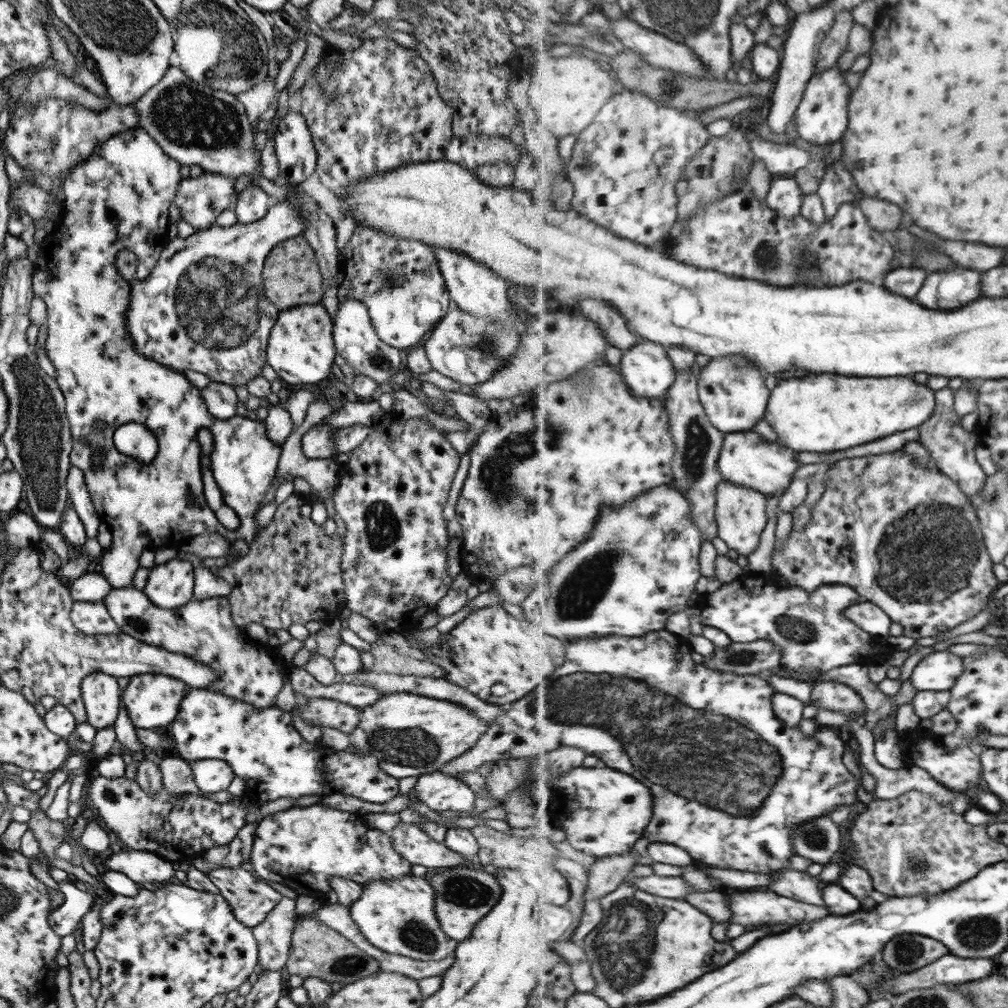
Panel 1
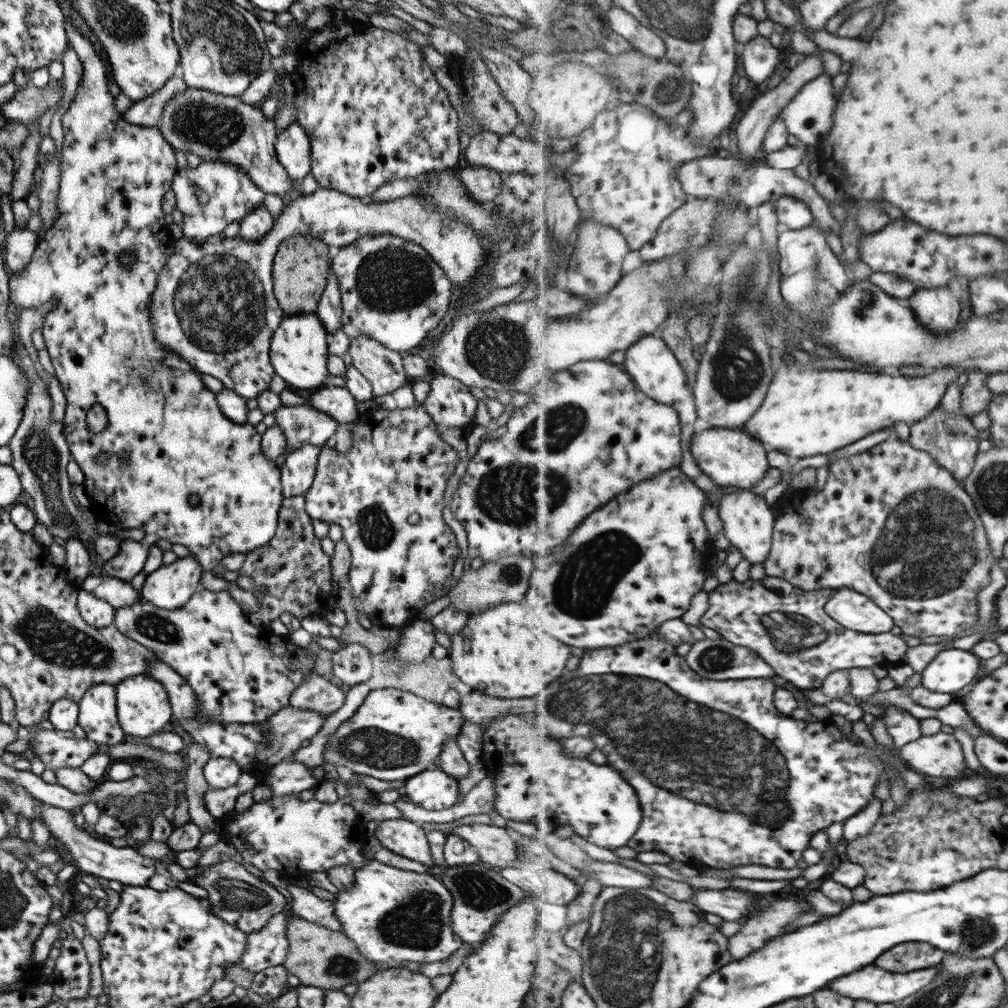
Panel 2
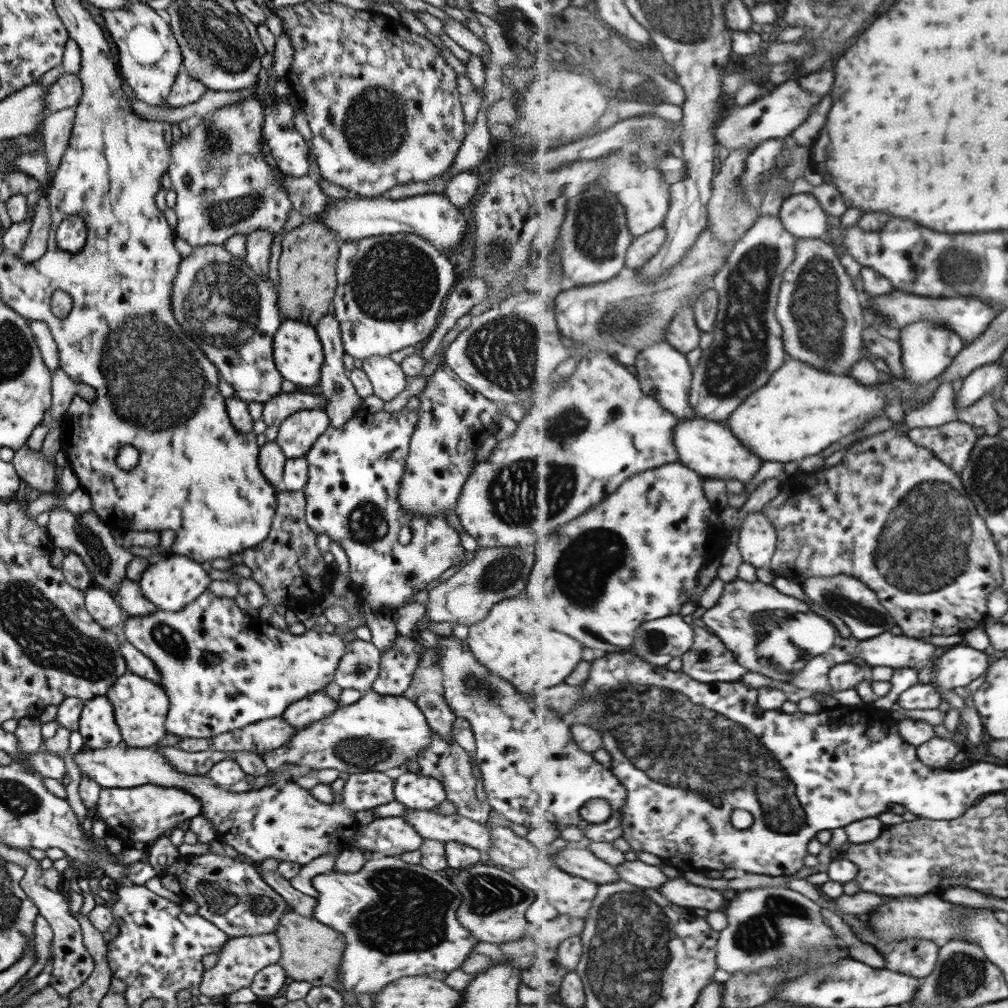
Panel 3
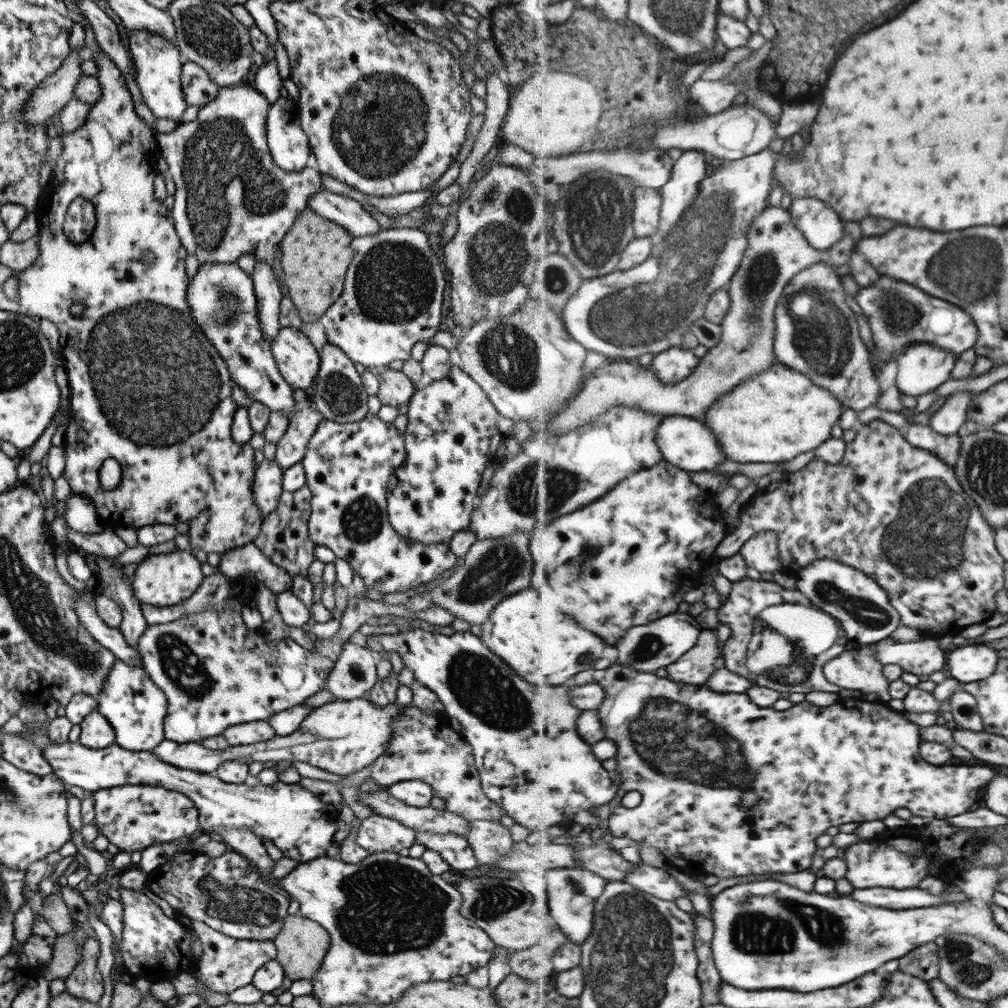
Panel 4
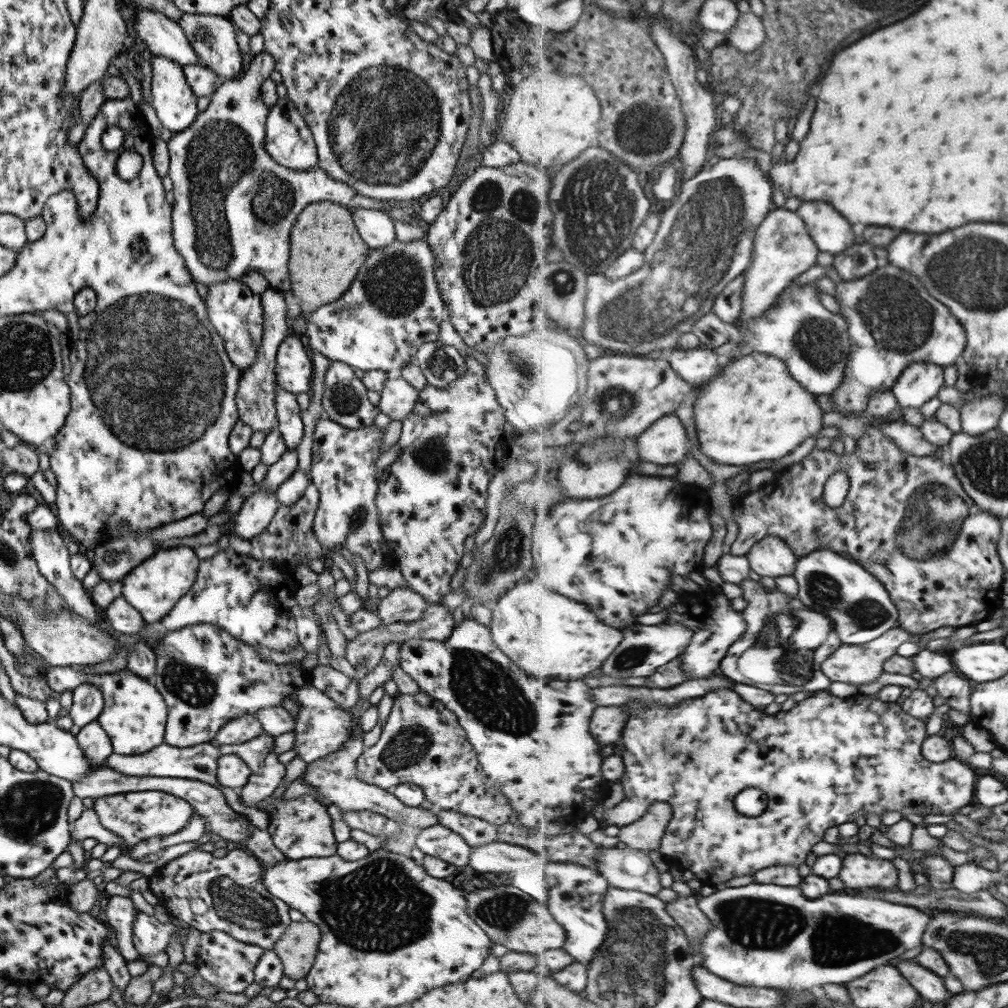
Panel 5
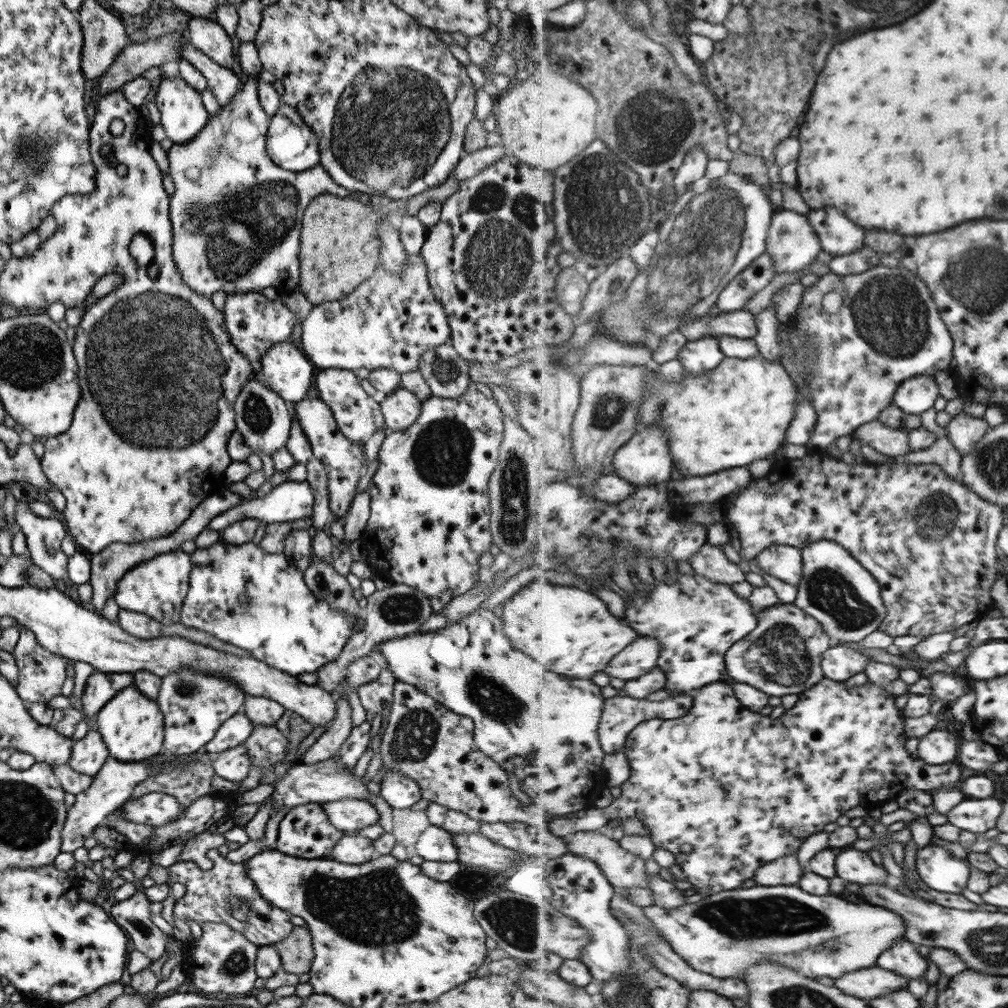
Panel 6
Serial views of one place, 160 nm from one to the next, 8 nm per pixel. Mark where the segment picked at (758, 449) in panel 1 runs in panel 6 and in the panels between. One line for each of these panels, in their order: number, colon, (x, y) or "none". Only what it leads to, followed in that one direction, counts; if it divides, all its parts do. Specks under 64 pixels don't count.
2: (730, 457)
3: (708, 447)
4: (684, 441)
5: (665, 442)
6: (646, 460)

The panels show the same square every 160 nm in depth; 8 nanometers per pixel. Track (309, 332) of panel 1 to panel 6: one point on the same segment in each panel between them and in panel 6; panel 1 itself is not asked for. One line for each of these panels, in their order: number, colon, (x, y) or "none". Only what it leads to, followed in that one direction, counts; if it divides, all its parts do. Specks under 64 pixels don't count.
2: (297, 352)
3: (297, 354)
4: (296, 360)
5: (293, 372)
6: (283, 368)

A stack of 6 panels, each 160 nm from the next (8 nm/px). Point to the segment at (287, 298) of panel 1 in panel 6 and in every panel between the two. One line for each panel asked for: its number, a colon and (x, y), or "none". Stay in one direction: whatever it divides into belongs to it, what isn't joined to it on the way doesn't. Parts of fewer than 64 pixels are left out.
2: (299, 268)
3: (306, 266)
4: (315, 252)
5: (325, 250)
6: (338, 249)

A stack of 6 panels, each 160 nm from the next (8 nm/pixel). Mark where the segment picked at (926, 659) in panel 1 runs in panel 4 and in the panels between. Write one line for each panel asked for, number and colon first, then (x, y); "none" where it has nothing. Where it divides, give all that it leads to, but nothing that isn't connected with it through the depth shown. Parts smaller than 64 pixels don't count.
2: (951, 670)
3: (960, 665)
4: (966, 663)

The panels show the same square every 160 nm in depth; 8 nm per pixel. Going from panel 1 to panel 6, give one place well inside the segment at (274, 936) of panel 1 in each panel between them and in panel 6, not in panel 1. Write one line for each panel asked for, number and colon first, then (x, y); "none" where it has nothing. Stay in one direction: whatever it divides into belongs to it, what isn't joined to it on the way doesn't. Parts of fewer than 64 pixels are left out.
2: (266, 947)
3: (239, 960)
4: (226, 964)
5: (227, 964)
6: (224, 959)

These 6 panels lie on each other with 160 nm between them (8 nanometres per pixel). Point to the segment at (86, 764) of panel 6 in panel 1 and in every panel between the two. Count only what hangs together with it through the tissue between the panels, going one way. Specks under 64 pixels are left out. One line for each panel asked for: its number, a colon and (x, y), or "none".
1: (100, 695)
2: (97, 717)
3: (96, 724)
4: (95, 732)
5: (93, 741)

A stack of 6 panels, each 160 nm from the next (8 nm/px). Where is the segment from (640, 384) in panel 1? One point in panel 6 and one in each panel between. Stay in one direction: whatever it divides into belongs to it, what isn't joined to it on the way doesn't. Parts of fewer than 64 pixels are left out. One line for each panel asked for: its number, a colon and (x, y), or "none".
2: (651, 362)
3: (665, 374)
4: (672, 366)
5: (695, 365)
6: (698, 357)

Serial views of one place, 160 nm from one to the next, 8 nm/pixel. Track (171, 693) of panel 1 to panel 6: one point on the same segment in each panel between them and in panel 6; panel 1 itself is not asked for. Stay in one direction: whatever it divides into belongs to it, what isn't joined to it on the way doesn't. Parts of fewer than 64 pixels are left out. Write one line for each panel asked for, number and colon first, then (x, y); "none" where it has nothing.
2: (142, 707)
3: (140, 706)
4: (135, 708)
5: (133, 715)
6: (131, 725)

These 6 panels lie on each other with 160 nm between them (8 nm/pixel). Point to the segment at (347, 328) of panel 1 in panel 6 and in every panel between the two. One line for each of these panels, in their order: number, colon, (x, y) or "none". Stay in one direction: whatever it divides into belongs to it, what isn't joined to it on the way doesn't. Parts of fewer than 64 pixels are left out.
2: (382, 367)
3: (387, 379)
4: (394, 388)
5: (397, 397)
6: (399, 409)

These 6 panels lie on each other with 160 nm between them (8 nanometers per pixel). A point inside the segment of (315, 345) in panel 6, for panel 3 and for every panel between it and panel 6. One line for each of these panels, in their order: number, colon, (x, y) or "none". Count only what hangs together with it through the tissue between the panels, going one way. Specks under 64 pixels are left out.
3: (389, 288)
4: (391, 298)
5: (391, 307)

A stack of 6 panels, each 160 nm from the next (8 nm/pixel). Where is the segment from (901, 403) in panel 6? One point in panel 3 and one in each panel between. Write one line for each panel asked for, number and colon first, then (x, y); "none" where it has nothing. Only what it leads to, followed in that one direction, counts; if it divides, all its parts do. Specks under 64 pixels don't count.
3: (928, 349)
4: (922, 367)
5: (921, 382)

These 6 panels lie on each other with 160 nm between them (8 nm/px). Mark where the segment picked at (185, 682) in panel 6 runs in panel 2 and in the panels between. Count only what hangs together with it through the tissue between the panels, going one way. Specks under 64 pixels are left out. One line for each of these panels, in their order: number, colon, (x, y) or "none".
2: (237, 677)
3: (220, 673)
4: (214, 672)
5: (206, 677)

